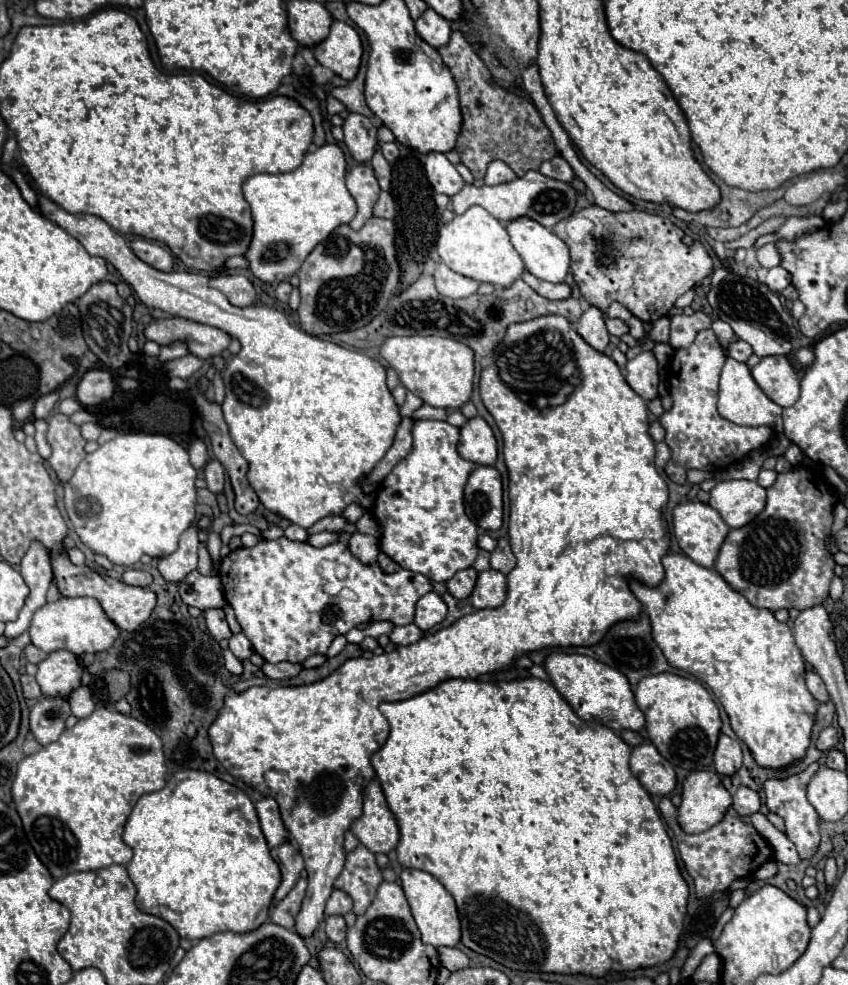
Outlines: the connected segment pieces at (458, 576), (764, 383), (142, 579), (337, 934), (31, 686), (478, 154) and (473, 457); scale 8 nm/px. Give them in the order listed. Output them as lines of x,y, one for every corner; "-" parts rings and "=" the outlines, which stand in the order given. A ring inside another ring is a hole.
473,567
457,571
449,581
447,581
447,591
455,597
455,599
467,599
473,591
477,579
477,571
=
763,357
751,373
763,393
779,407
791,407
799,399
799,379
787,357
=
127,569
123,573
123,581
127,585
137,585
137,587
149,587
151,585
151,575
147,571
139,571
139,569
=
331,915
331,917
325,917
325,925
327,925
327,937
335,943
343,941
345,935
347,935
347,923
341,915
=
21,675
21,687
23,687
25,699
39,699
43,695
39,689
39,683
31,675
=
453,31
449,45
441,47
439,53
459,87
463,127
455,149
461,155
461,163
473,173
475,179
481,179
487,171
487,165
495,159
505,161
517,173
517,177
523,177
527,171
537,171
543,161
557,155
551,133
533,103
525,97
509,93
507,89
501,89
493,81
487,65
459,31
=
473,417
461,427
461,441
457,451
463,459
477,465
495,465
497,461
497,441
483,417

